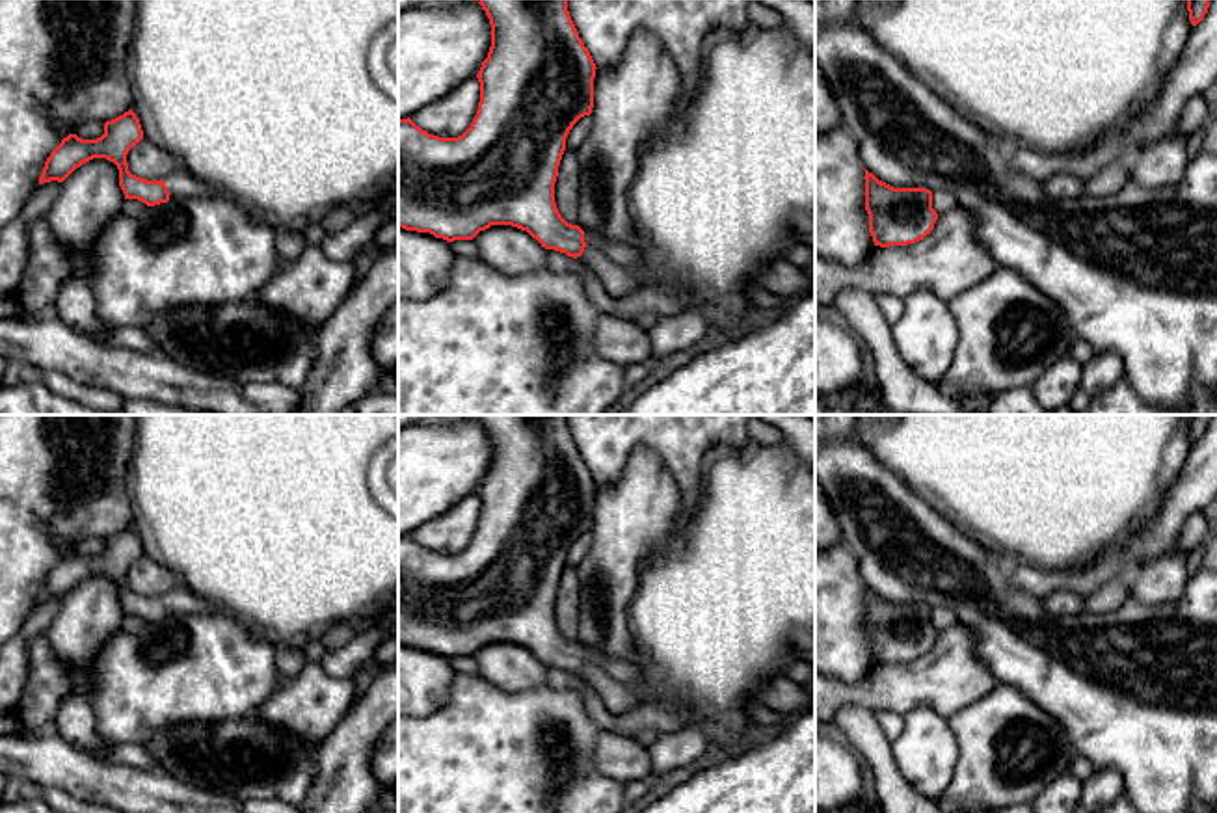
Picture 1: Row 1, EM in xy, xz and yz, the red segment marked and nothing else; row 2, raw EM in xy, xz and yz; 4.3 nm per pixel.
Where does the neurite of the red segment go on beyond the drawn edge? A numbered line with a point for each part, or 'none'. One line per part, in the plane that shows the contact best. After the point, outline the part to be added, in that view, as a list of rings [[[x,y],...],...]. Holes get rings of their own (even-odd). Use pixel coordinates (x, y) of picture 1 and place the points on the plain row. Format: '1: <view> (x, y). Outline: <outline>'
1: xz (622, 685). Outline: [[[584,649],[584,659],[581,675],[612,714],[629,714],[649,696],[649,675],[638,662],[614,659],[594,649]]]

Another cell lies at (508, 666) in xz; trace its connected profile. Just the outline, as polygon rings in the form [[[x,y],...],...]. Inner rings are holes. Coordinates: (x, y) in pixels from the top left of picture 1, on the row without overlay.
[[[491,642],[480,647],[473,659],[480,677],[504,692],[523,692],[547,685],[547,666],[527,647],[512,642]]]

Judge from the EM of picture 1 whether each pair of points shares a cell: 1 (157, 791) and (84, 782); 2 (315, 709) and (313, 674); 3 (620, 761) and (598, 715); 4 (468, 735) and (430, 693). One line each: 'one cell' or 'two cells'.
1: one cell
2: one cell
3: two cells
4: two cells

